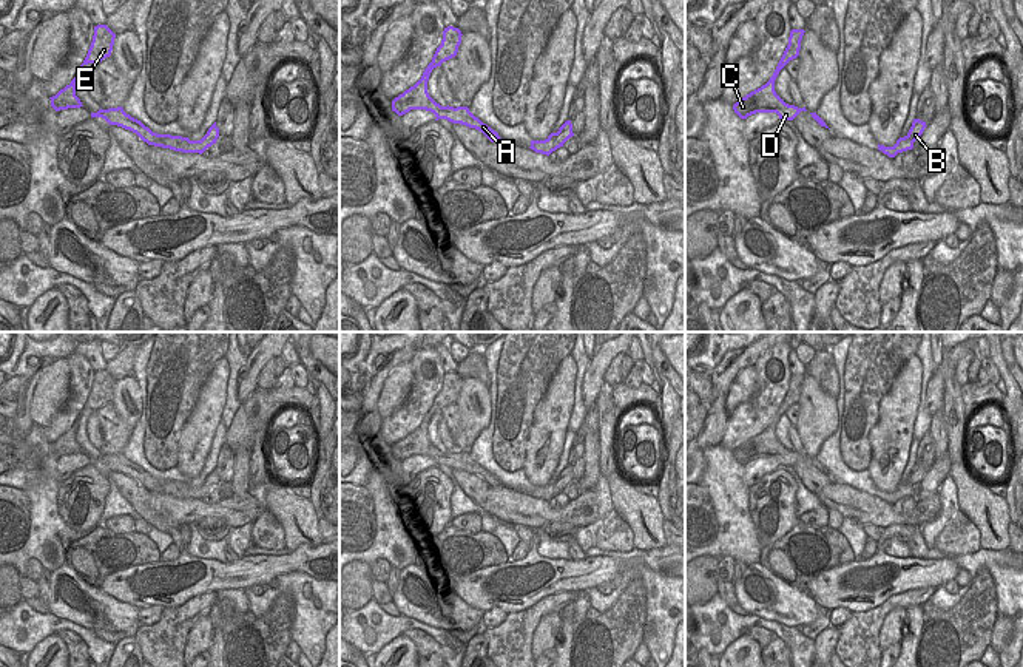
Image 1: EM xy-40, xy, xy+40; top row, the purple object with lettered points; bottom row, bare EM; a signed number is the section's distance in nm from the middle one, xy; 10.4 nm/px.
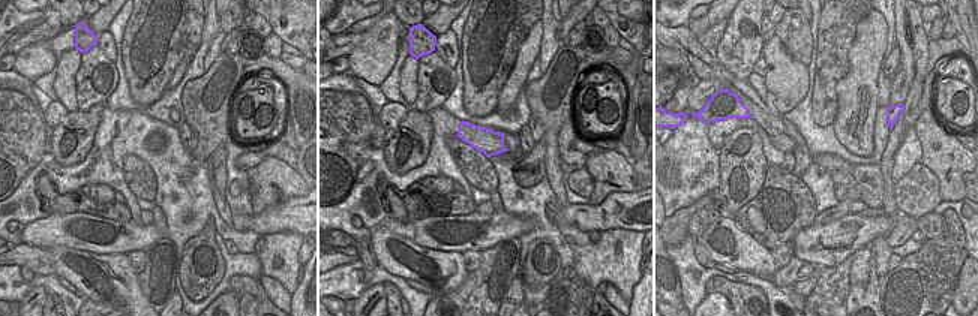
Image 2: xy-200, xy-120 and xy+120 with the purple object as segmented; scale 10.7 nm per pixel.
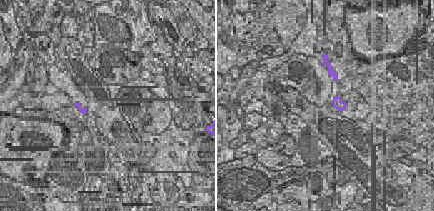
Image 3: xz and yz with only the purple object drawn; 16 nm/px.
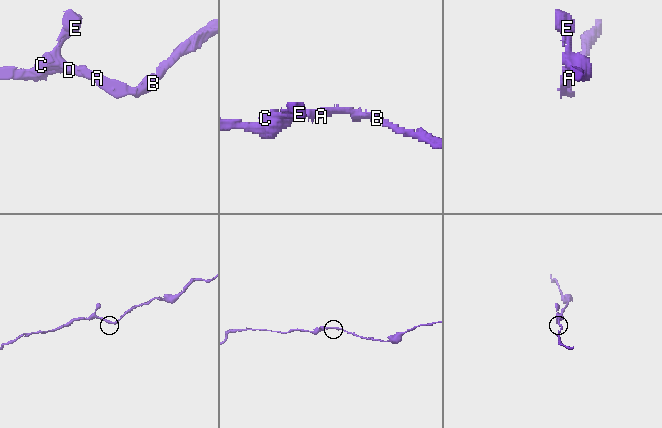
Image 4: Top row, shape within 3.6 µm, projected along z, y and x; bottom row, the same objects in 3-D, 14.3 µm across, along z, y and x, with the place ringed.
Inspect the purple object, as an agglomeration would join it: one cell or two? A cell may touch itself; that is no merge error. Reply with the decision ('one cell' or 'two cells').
one cell

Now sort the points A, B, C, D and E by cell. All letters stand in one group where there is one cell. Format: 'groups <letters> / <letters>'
groups A B C D E

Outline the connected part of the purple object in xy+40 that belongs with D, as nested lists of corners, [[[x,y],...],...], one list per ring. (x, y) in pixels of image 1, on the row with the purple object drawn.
[[[804,29],[790,31],[788,45],[770,80],[733,105],[734,113],[741,119],[747,119],[748,116],[756,113],[776,113],[781,120],[793,120],[801,111],[807,111],[805,107],[798,108],[795,105],[785,103],[775,91],[775,80],[779,71],[790,60],[799,56],[804,32],[805,32]]]

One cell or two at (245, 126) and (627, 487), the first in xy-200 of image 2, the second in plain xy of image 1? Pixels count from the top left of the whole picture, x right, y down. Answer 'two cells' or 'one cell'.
two cells

